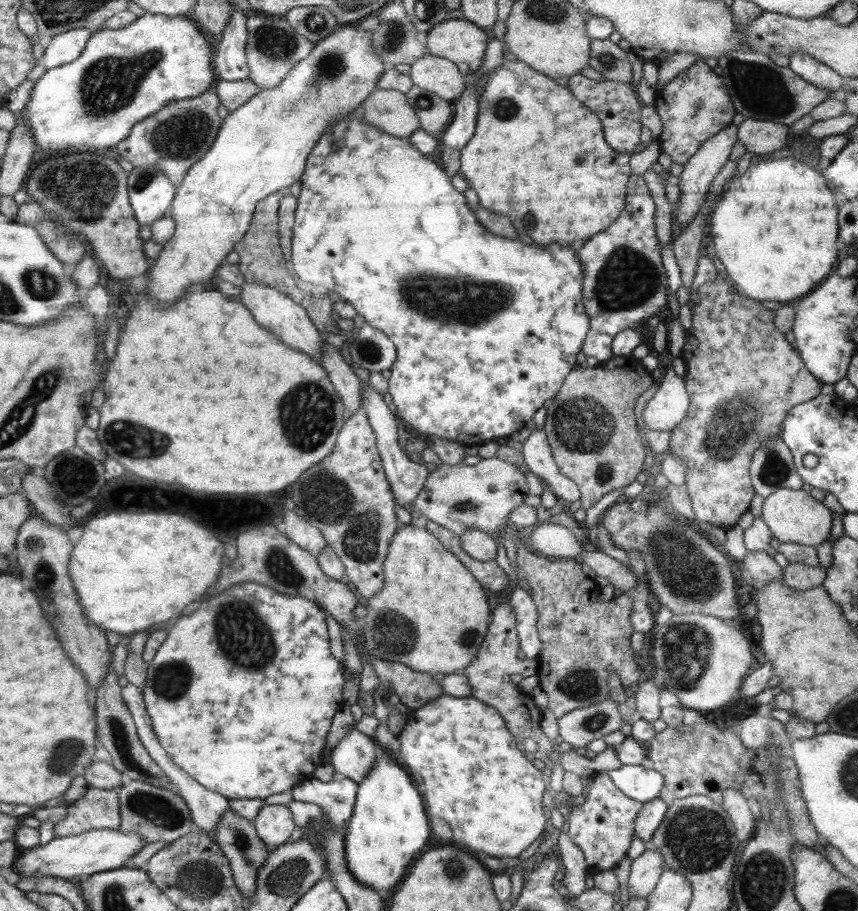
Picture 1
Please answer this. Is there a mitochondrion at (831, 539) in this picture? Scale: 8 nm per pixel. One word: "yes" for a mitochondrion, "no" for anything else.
no

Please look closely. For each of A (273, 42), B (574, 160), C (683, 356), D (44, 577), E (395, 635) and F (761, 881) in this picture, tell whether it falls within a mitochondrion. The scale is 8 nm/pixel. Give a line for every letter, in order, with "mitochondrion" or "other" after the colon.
A: mitochondrion
B: other
C: other
D: mitochondrion
E: mitochondrion
F: mitochondrion

